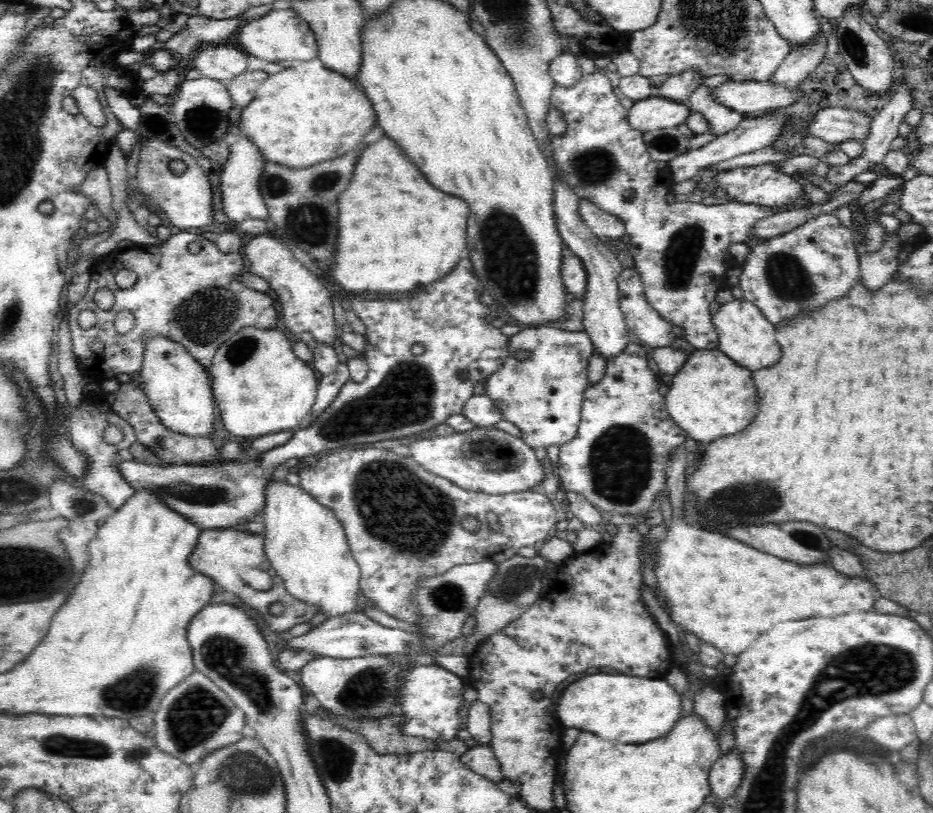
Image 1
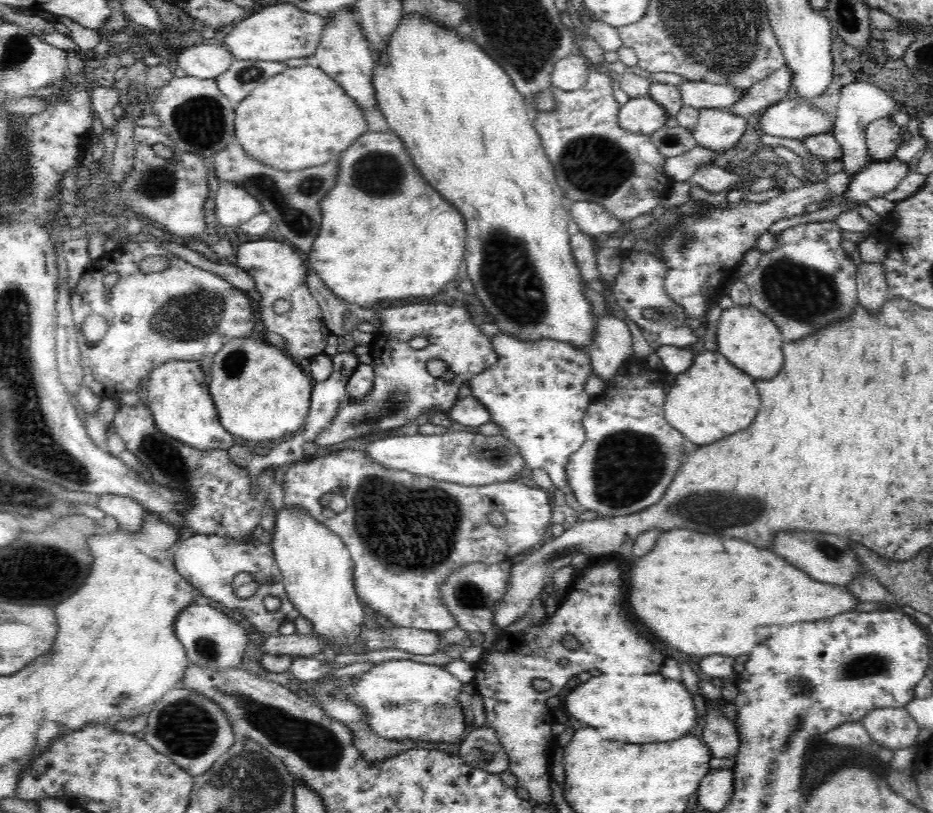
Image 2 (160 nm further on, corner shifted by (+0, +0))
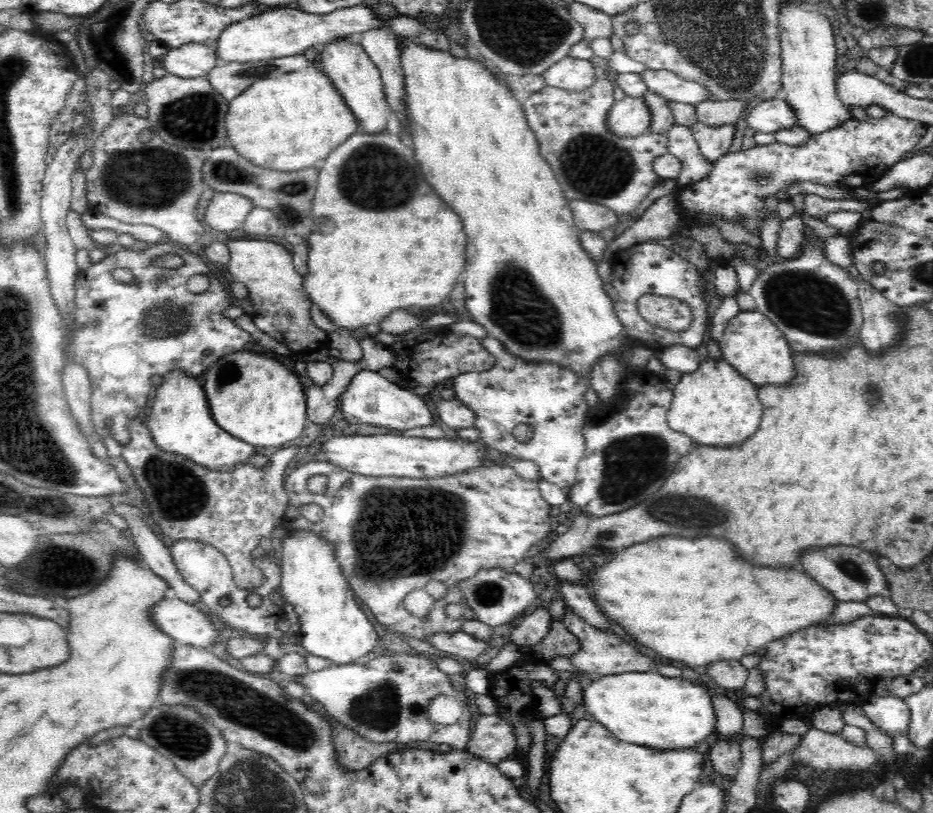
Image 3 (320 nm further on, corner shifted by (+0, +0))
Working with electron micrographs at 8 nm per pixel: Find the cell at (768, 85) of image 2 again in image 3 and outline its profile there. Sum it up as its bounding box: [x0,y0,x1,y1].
[693,99,749,126]

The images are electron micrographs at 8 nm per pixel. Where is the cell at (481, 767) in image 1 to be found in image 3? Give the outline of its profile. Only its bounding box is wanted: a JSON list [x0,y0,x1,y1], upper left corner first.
[465,713,516,765]

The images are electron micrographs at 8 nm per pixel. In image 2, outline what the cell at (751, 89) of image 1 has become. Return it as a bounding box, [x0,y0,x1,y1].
[677,81,744,109]

